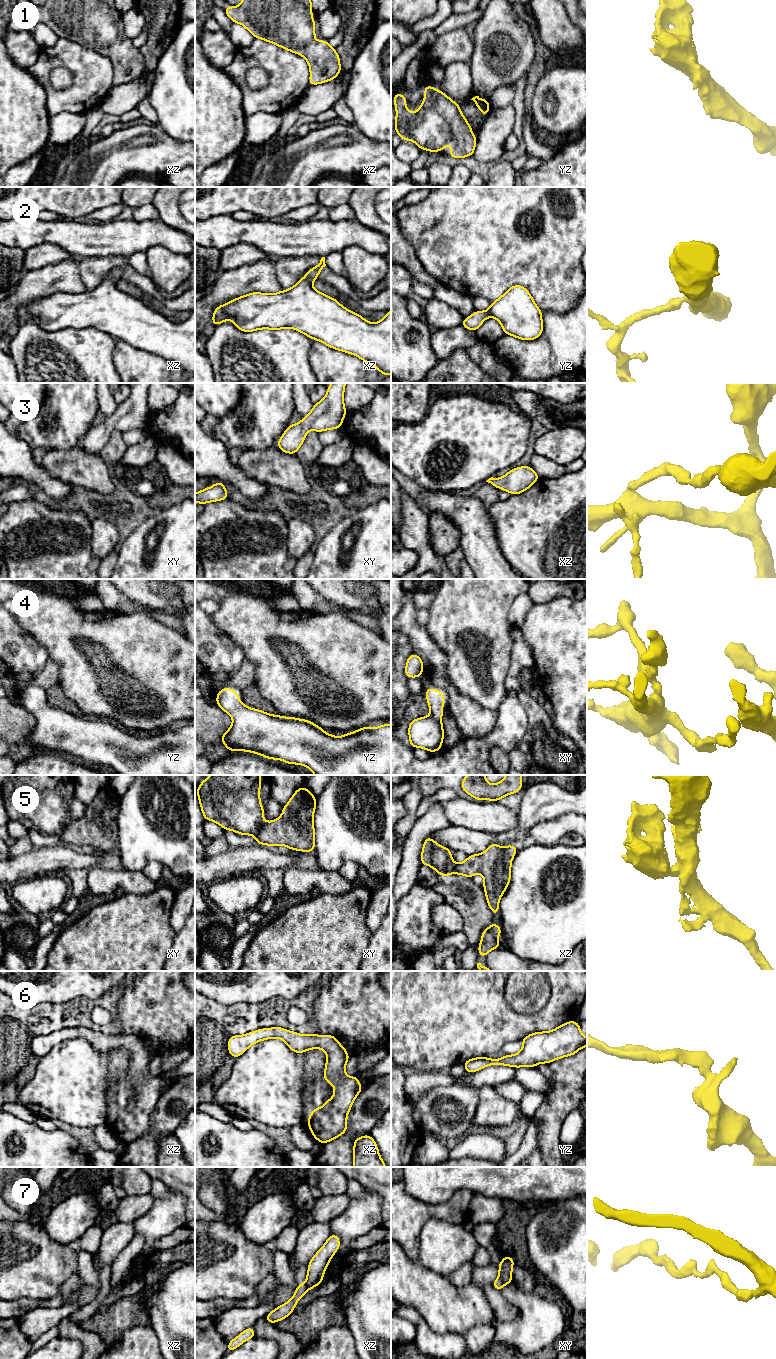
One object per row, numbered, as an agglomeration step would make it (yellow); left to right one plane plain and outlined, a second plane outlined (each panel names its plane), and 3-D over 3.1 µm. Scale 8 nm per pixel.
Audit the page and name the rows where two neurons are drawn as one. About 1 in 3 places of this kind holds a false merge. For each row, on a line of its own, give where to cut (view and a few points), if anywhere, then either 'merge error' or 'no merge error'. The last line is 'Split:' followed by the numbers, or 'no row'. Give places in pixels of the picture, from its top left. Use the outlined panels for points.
1: no cut; no merge error
2: no cut; no merge error
3: no cut; no merge error
4: no cut; no merge error
5: cut in xy along (265, 821), (255, 836); merge error
6: no cut; no merge error
7: cut in xy along (499, 1276), (504, 1284); merge error
Split: 5, 7

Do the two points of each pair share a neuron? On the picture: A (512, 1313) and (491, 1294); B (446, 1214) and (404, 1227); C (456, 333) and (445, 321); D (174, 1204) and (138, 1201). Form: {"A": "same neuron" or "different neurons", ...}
{"A": "same neuron", "B": "same neuron", "C": "different neurons", "D": "different neurons"}

